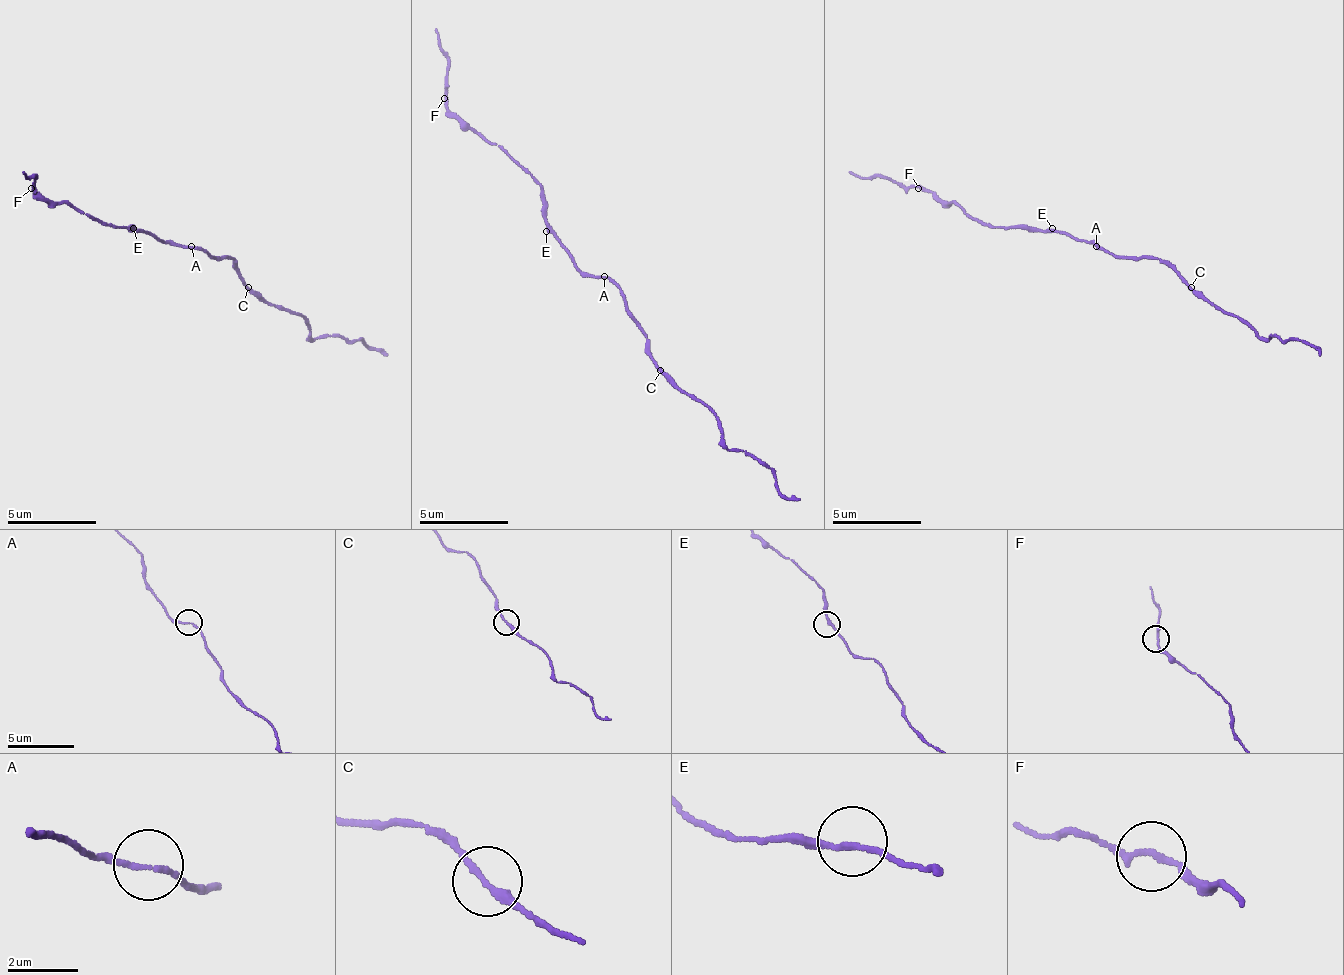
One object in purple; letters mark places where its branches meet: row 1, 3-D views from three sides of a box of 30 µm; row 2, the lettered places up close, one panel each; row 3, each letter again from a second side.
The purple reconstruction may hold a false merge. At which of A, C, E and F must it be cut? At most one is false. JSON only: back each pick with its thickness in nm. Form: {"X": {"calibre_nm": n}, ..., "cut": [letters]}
{"cut": []}

